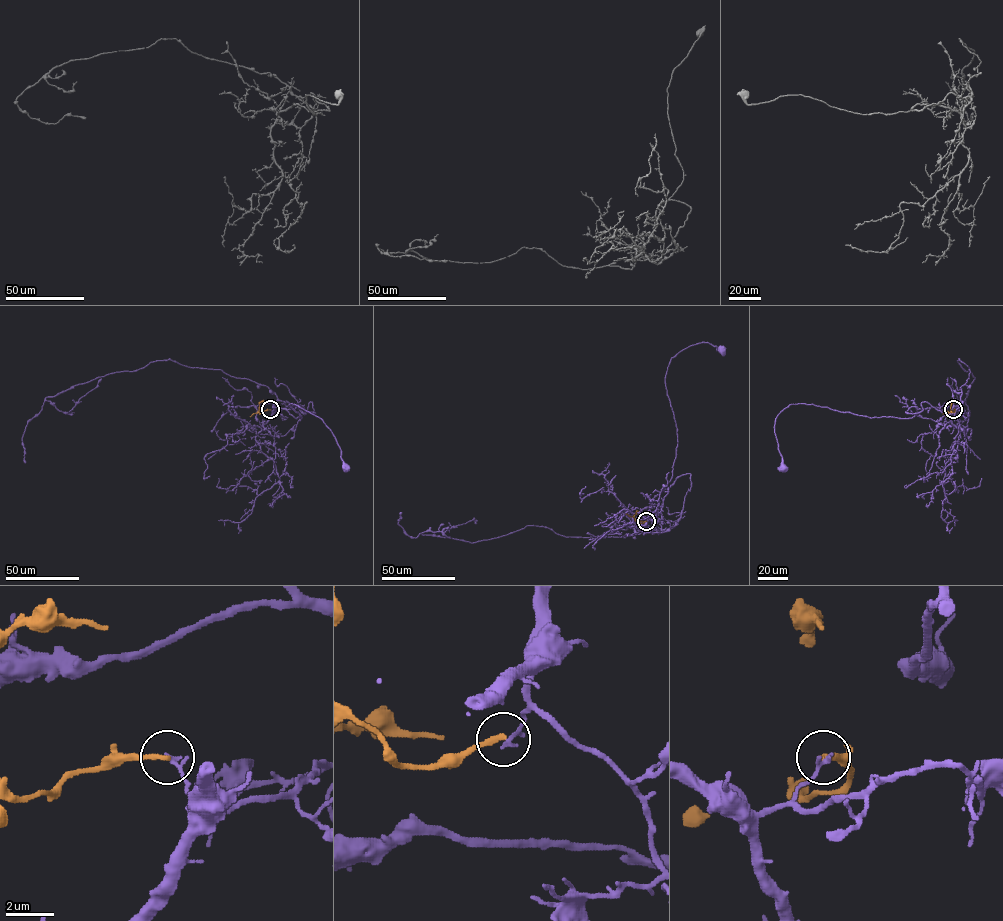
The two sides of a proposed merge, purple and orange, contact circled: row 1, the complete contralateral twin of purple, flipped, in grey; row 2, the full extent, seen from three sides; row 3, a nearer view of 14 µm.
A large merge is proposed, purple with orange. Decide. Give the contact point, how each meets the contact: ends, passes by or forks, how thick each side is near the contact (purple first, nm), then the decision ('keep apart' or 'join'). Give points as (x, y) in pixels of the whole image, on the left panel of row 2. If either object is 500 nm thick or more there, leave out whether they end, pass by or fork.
at (270, 409); purple ends there; orange ends there; 180 nm thick on the purple side, 240 nm on the other; keep apart

